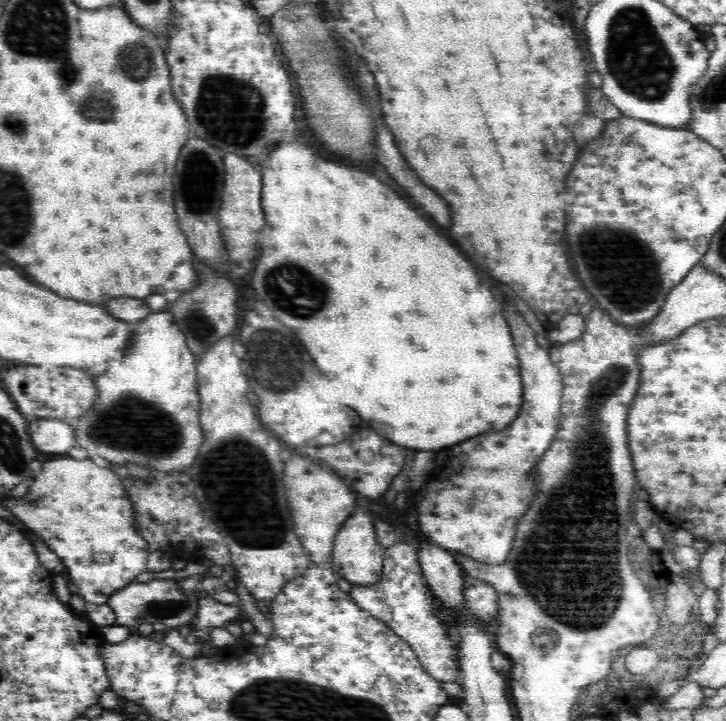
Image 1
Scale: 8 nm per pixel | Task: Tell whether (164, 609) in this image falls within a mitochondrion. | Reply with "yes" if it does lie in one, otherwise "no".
yes

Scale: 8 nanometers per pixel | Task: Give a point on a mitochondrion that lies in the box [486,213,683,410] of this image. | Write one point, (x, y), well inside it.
(630, 282)

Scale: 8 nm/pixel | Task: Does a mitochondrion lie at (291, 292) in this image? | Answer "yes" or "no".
yes

